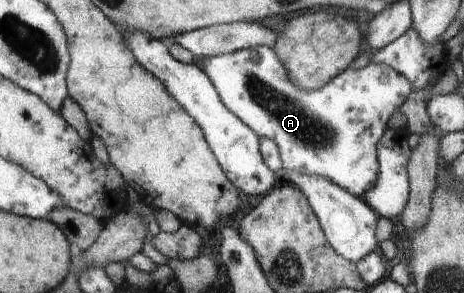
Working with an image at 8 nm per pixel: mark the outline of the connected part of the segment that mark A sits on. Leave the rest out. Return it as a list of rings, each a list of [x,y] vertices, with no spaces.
[[[266,46],[205,58],[200,60],[200,64],[214,80],[215,88],[225,105],[259,137],[270,138],[276,143],[284,174],[316,174],[333,181],[359,198],[363,198],[375,186],[379,168],[377,143],[387,130],[388,119],[407,100],[411,92],[409,81],[395,69],[386,64],[372,62],[361,68],[346,69],[321,88],[305,90],[291,80],[291,75],[277,53]]]

